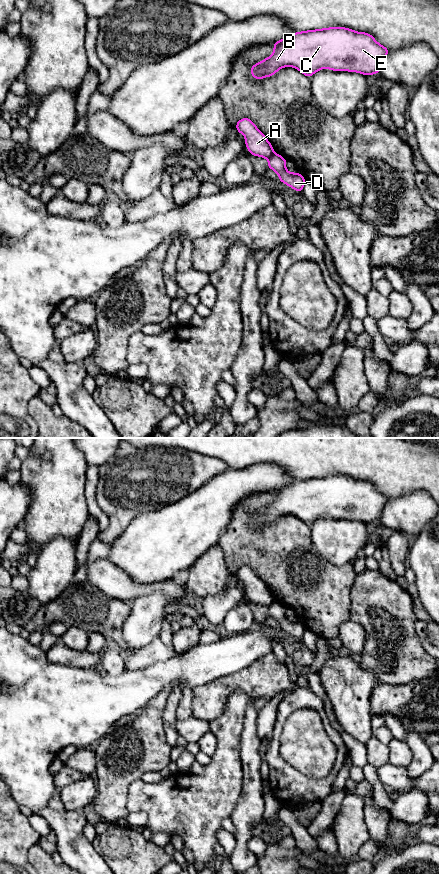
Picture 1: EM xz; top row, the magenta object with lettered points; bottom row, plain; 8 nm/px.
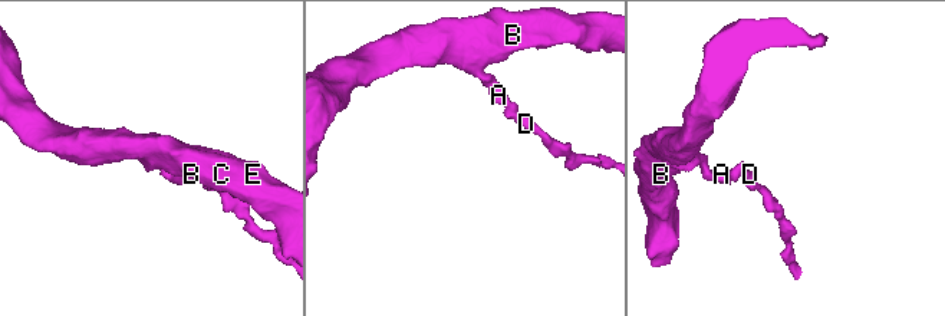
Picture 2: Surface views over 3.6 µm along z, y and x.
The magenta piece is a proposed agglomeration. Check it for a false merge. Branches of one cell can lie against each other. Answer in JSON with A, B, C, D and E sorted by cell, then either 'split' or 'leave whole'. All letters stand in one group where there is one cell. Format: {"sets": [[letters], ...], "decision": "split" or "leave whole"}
{"sets": [["A", "B", "C", "E"], ["D"]], "decision": "split"}

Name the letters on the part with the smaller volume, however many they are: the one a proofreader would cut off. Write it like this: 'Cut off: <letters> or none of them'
Cut off: D

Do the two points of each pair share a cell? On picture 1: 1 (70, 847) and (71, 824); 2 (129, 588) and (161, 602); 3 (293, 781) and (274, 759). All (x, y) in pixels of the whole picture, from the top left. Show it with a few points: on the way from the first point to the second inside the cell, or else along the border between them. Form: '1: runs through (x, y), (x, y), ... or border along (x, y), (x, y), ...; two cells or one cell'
1: runs through (70, 841), (70, 830); one cell
2: border along (169, 596), (153, 591), (138, 596), (130, 603); two cells
3: runs through (288, 776), (276, 764); one cell

